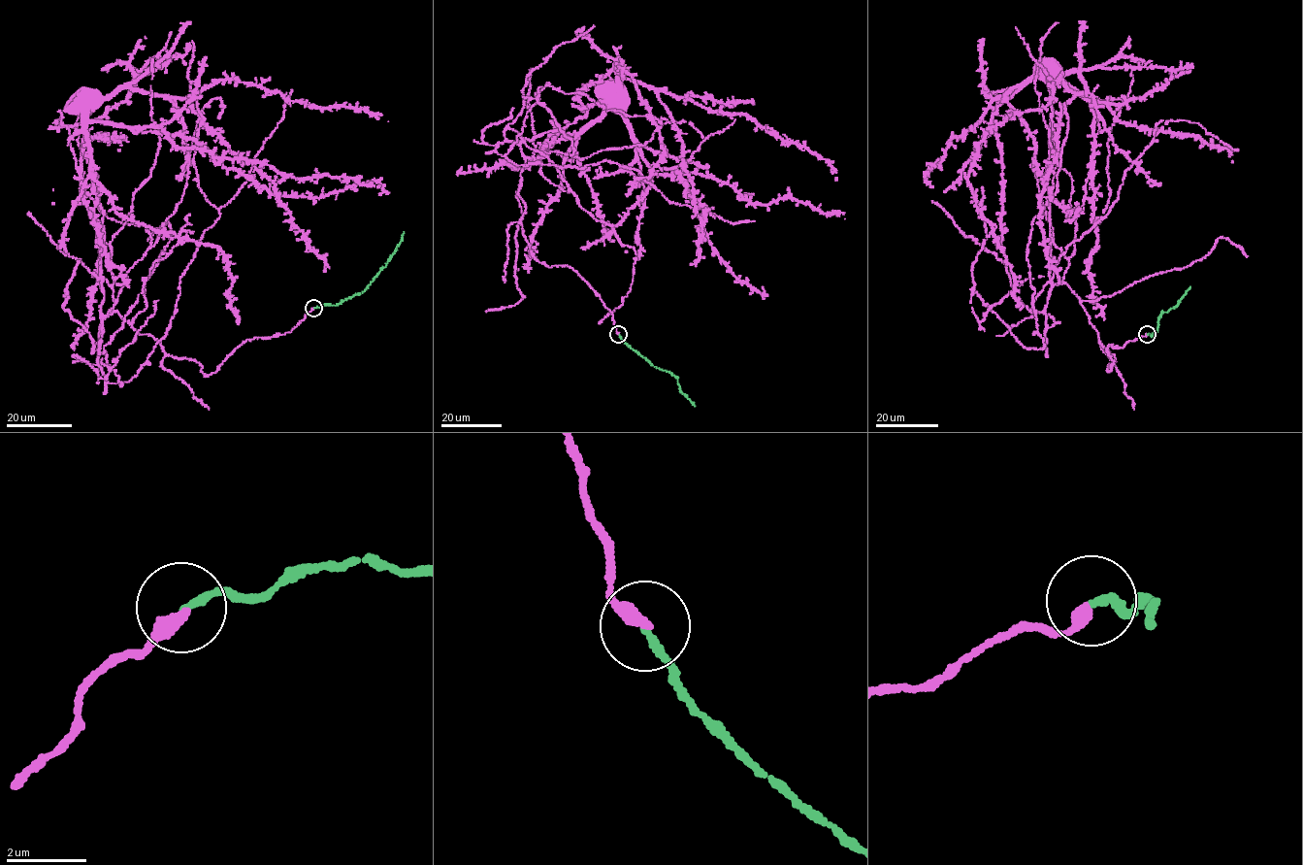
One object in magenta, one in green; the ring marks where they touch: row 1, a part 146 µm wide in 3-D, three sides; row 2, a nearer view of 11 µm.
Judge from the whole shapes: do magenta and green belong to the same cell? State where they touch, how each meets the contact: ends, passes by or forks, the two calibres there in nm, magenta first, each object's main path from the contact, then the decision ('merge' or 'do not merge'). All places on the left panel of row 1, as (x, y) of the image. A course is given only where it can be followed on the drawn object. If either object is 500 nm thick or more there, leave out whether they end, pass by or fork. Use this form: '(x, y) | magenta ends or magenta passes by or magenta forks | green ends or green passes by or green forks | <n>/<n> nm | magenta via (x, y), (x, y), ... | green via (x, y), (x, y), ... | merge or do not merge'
(313, 308) | magenta ends | green ends | 360/180 nm | magenta via (313, 308), (205, 375), (104, 317), (82, 111), (114, 209), (179, 239), (104, 347), (110, 370), (158, 300) | green via (313, 308), (337, 305), (363, 291), (389, 260), (404, 231) | merge

